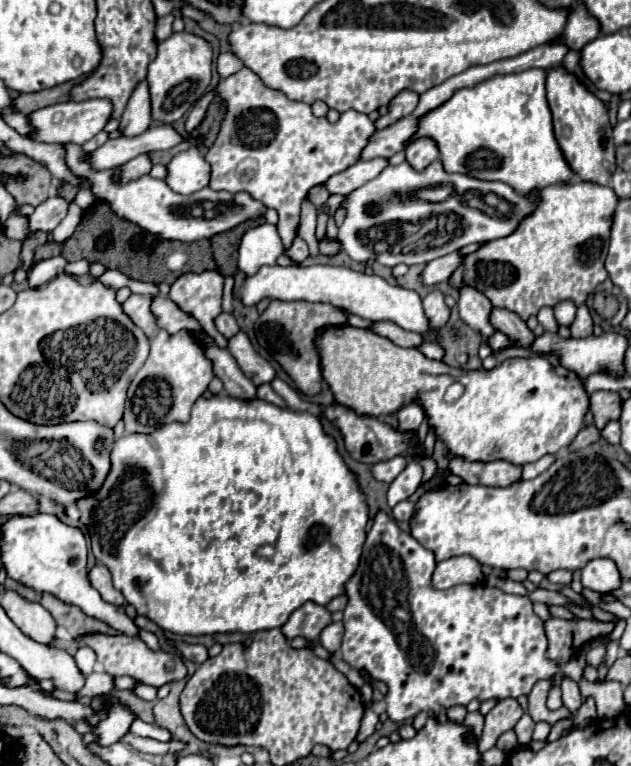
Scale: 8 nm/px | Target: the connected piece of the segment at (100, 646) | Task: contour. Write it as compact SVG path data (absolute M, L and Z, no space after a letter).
M92 632L92 634L80 636L80 640L98 654L98 664L110 676L130 676L134 680L140 680L144 684L160 688L162 684L168 684L168 682L174 682L174 680L182 680L188 674L182 658L178 654L164 652L164 650L154 652L140 638L132 638L132 636L126 636L126 634L106 636L106 634L100 634L100 632Z

